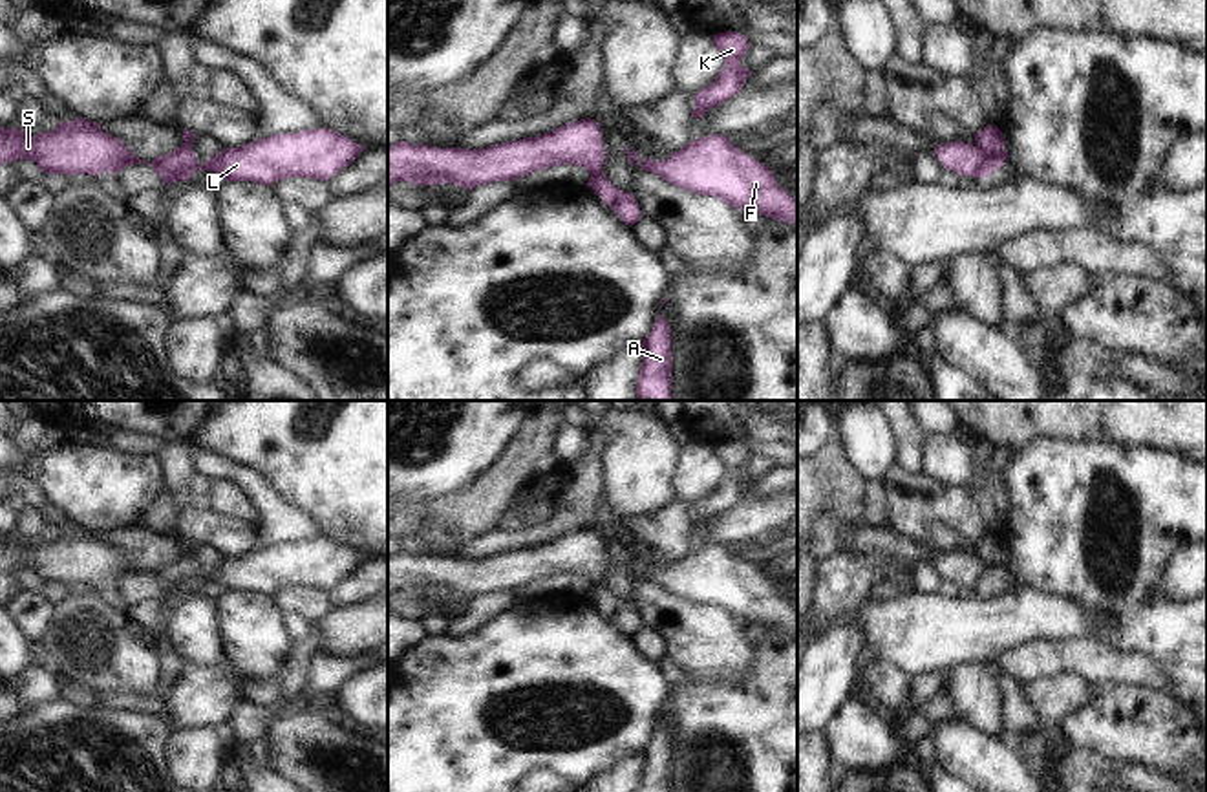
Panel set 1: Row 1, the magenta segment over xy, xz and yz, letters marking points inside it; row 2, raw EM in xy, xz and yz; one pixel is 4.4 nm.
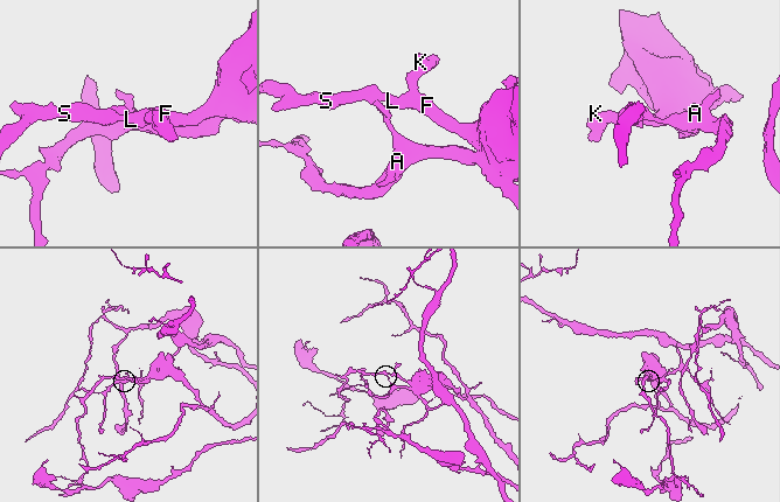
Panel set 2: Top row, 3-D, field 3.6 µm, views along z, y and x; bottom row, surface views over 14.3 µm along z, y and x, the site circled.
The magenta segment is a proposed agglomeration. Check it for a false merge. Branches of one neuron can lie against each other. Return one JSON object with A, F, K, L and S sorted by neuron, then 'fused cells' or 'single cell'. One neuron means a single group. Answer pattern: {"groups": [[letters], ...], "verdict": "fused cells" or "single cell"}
{"groups": [["A"], ["F", "K", "L", "S"]], "verdict": "fused cells"}

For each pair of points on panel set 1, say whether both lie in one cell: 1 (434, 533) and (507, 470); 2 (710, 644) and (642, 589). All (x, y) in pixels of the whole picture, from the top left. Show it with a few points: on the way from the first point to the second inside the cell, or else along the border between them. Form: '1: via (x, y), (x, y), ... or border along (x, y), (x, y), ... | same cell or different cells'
1: via (452, 524), (489, 489) | same cell
2: via (694, 628), (675, 610), (659, 606) | same cell

